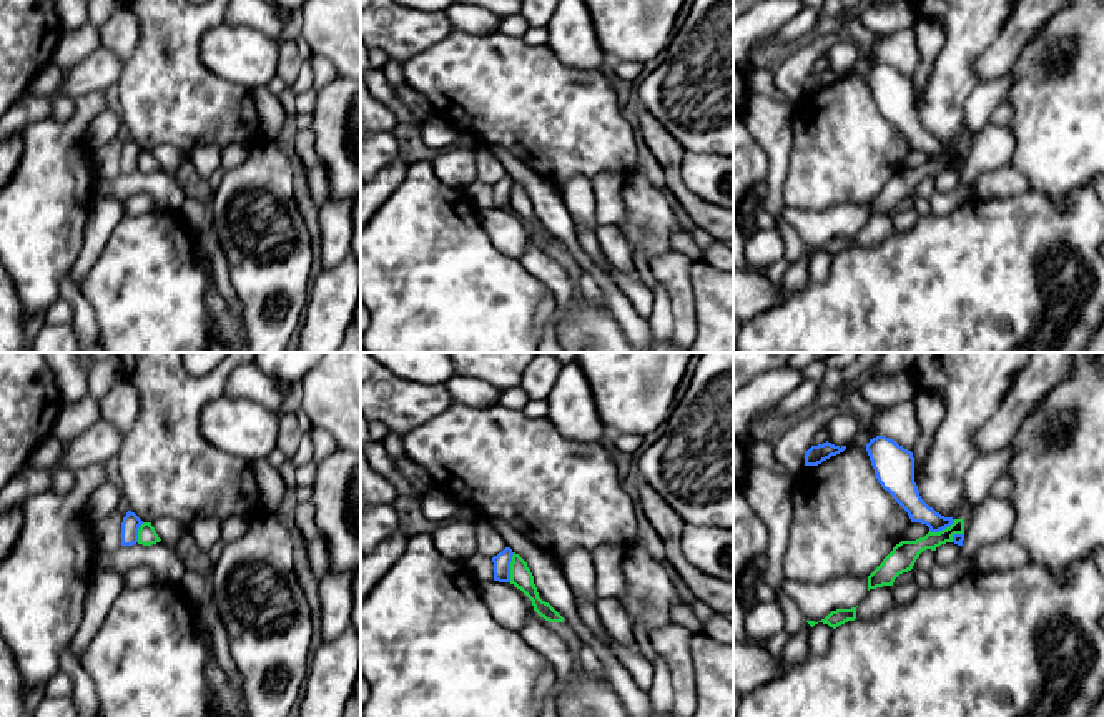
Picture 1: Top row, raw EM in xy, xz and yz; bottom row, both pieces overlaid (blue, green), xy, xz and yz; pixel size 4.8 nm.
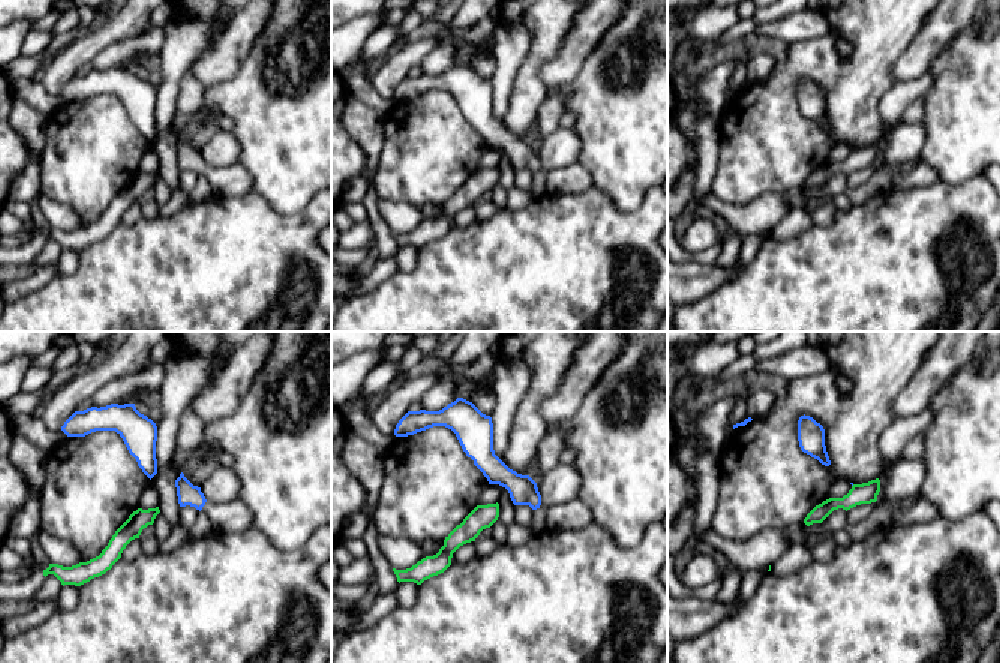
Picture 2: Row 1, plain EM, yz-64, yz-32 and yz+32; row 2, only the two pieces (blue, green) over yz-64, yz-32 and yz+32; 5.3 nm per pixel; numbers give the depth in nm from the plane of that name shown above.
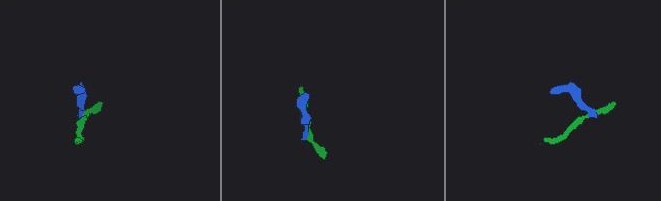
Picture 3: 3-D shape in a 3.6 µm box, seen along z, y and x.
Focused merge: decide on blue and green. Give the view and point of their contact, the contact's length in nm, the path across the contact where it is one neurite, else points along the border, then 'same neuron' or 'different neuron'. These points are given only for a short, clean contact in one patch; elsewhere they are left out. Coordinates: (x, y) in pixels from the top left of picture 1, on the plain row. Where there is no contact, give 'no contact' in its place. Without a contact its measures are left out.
xz (509, 195) | 150 nm | along xz (514, 180), (509, 208) | different neuron

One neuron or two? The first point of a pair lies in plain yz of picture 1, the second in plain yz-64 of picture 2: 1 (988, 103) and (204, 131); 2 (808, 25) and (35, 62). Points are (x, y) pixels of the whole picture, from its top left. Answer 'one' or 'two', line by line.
1: one
2: two

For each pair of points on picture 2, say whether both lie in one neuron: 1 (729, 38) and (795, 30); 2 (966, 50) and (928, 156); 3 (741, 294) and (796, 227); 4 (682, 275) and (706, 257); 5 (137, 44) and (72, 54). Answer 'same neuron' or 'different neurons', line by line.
1: same neuron
2: same neuron
3: different neurons
4: different neurons
5: different neurons

